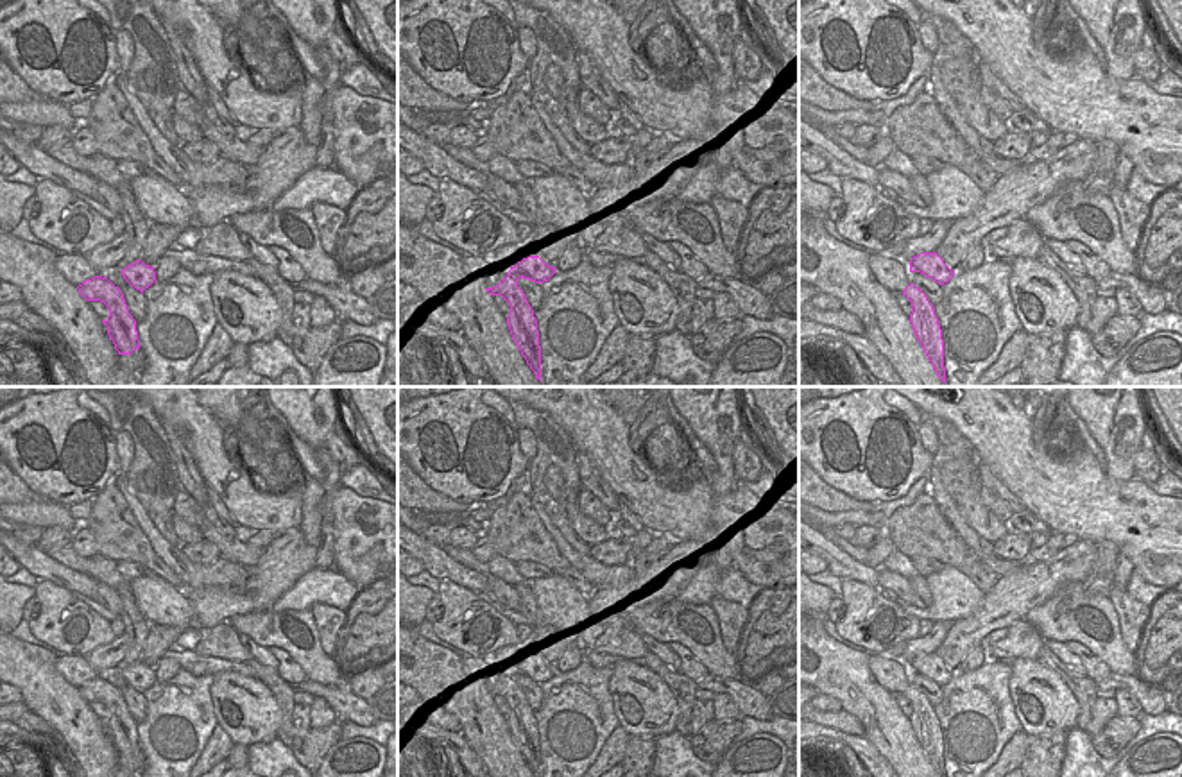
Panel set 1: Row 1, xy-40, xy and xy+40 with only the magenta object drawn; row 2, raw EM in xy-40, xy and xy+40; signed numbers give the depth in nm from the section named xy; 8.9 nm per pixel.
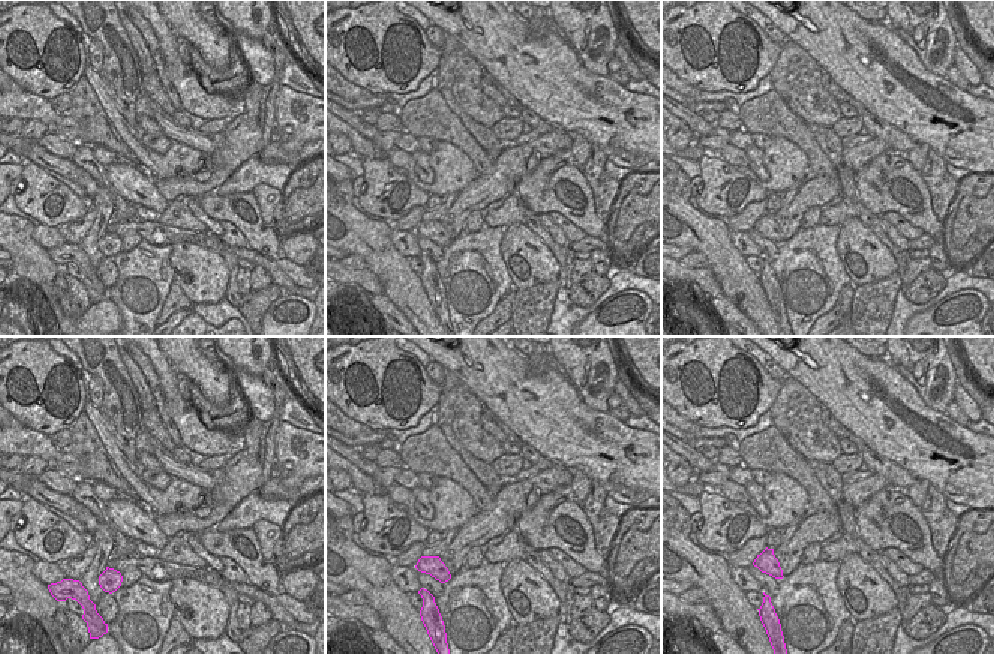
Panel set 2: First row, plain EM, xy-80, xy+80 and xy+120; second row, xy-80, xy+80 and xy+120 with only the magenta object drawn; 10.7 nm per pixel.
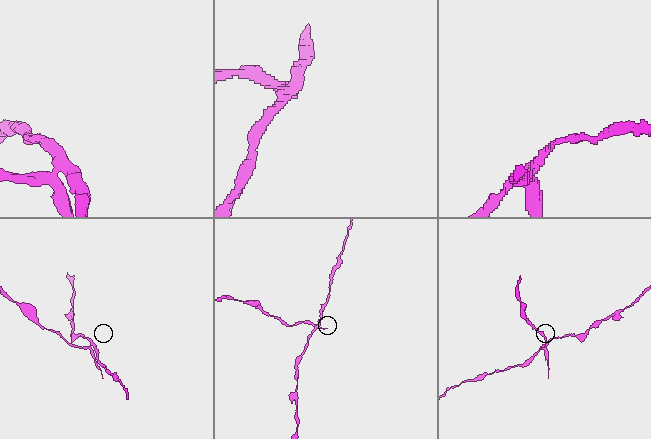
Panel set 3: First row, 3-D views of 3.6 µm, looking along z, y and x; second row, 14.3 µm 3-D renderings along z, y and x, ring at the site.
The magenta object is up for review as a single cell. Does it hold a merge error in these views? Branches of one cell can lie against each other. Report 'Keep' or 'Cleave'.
Cleave.

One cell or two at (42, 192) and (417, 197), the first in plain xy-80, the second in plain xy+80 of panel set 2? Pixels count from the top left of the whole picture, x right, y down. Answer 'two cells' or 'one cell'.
one cell

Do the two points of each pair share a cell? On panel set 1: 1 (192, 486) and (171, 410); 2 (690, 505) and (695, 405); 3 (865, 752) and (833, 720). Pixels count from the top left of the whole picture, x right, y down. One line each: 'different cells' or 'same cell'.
1: different cells
2: different cells
3: different cells

